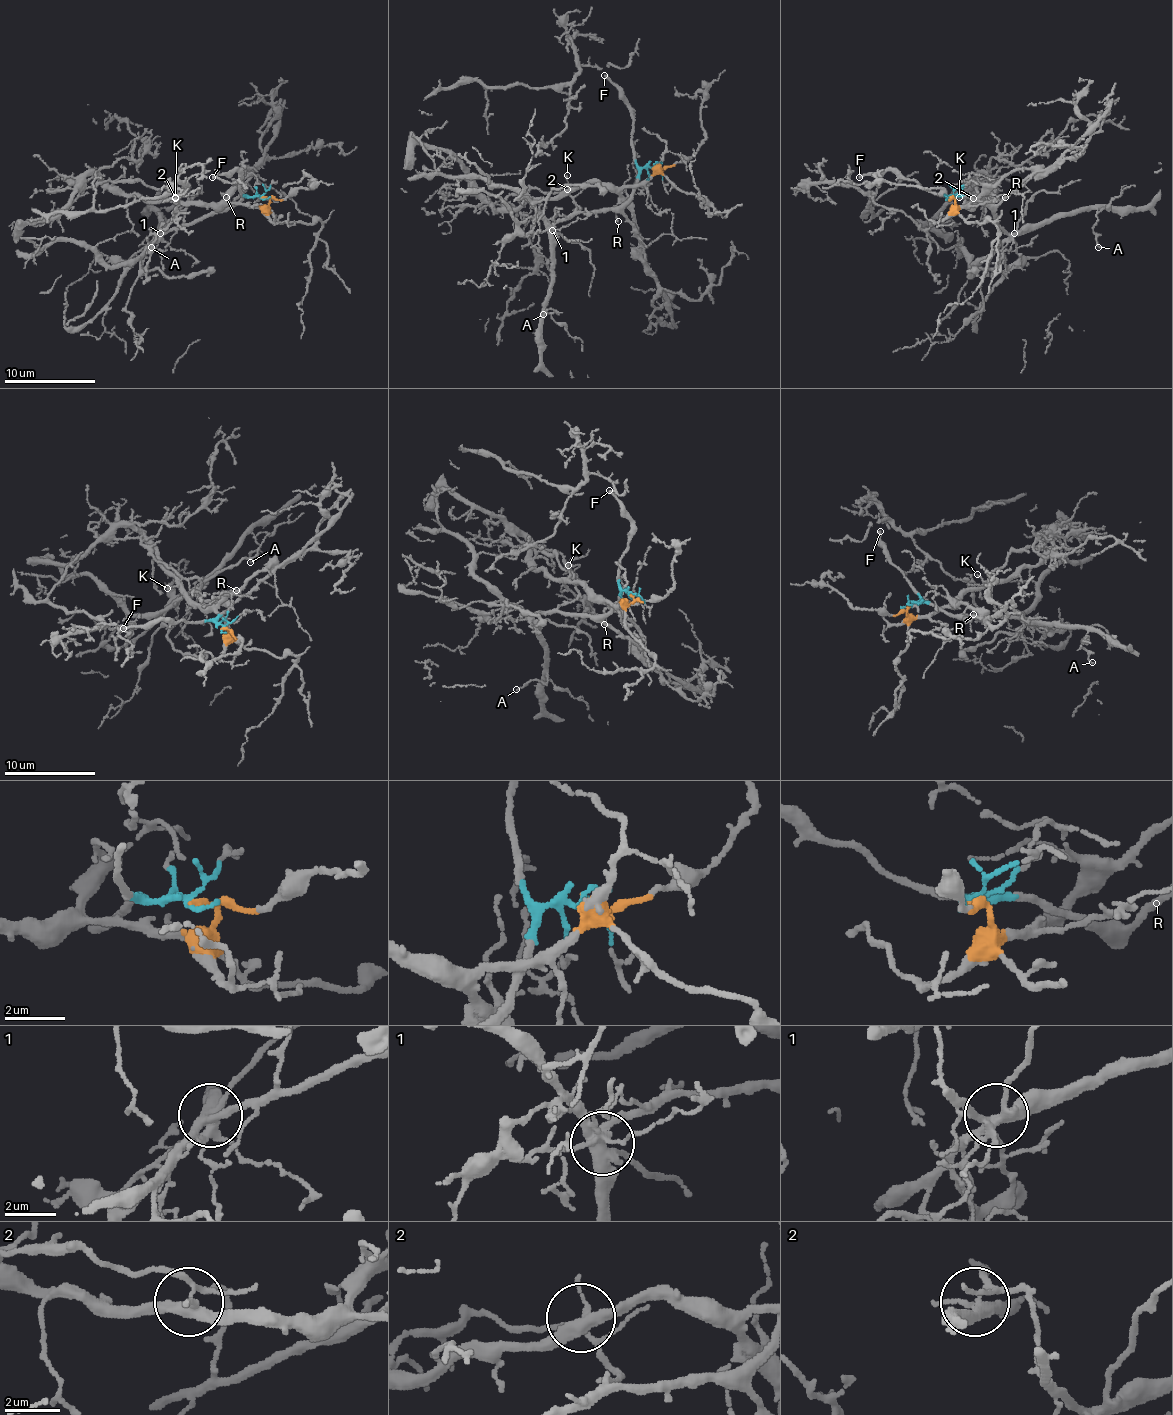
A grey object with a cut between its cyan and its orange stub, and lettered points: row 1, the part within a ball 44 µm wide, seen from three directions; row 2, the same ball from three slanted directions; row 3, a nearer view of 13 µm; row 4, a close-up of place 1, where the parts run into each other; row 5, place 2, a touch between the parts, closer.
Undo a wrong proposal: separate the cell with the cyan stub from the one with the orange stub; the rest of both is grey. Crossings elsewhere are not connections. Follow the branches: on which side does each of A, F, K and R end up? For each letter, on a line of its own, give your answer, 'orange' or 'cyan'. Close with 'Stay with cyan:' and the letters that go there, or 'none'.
A: cyan
F: cyan
K: cyan
R: orange
Stay with cyan: A, F, K

